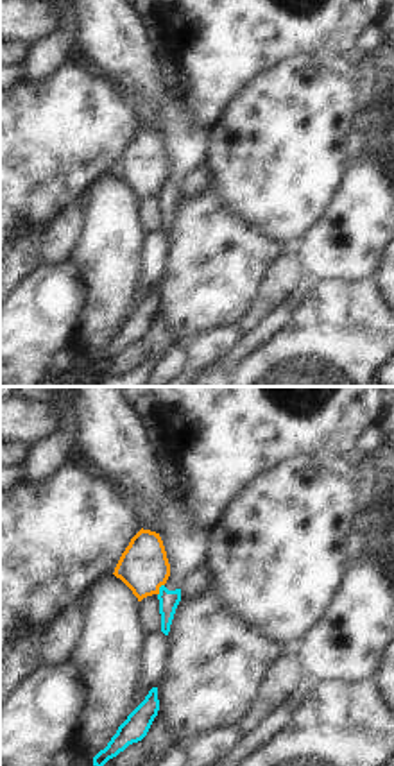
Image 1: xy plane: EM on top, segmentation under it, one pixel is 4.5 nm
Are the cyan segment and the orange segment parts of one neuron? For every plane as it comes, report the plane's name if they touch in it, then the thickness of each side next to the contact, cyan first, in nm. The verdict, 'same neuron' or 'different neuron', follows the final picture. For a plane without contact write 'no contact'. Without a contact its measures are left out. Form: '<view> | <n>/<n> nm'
xy | 90/220 nm

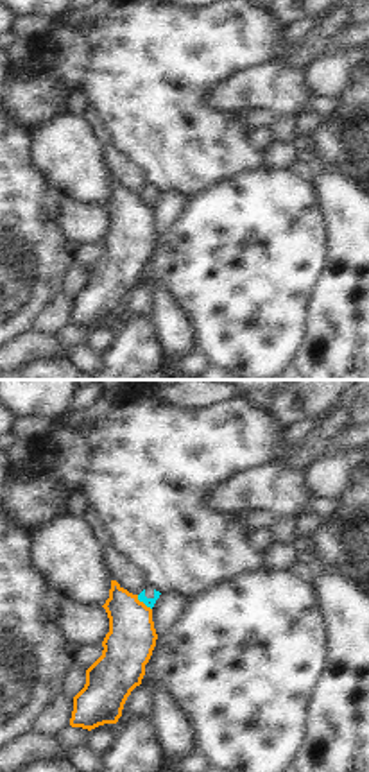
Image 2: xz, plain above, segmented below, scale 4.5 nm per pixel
xz | 50/220 nm

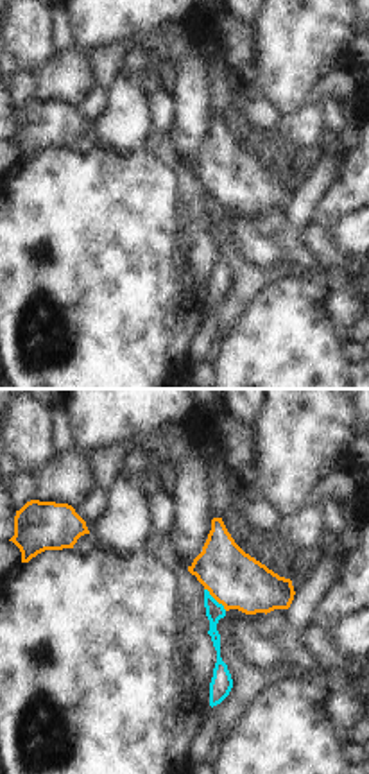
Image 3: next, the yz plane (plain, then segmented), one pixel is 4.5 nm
yz | 80/260 nm

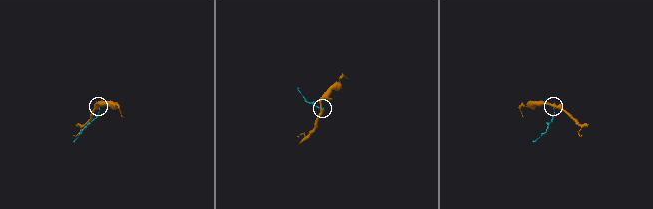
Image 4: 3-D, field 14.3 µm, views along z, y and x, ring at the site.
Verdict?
different neuron

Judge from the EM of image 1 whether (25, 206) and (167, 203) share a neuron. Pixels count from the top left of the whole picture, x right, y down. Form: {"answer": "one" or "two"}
{"answer": "two"}

